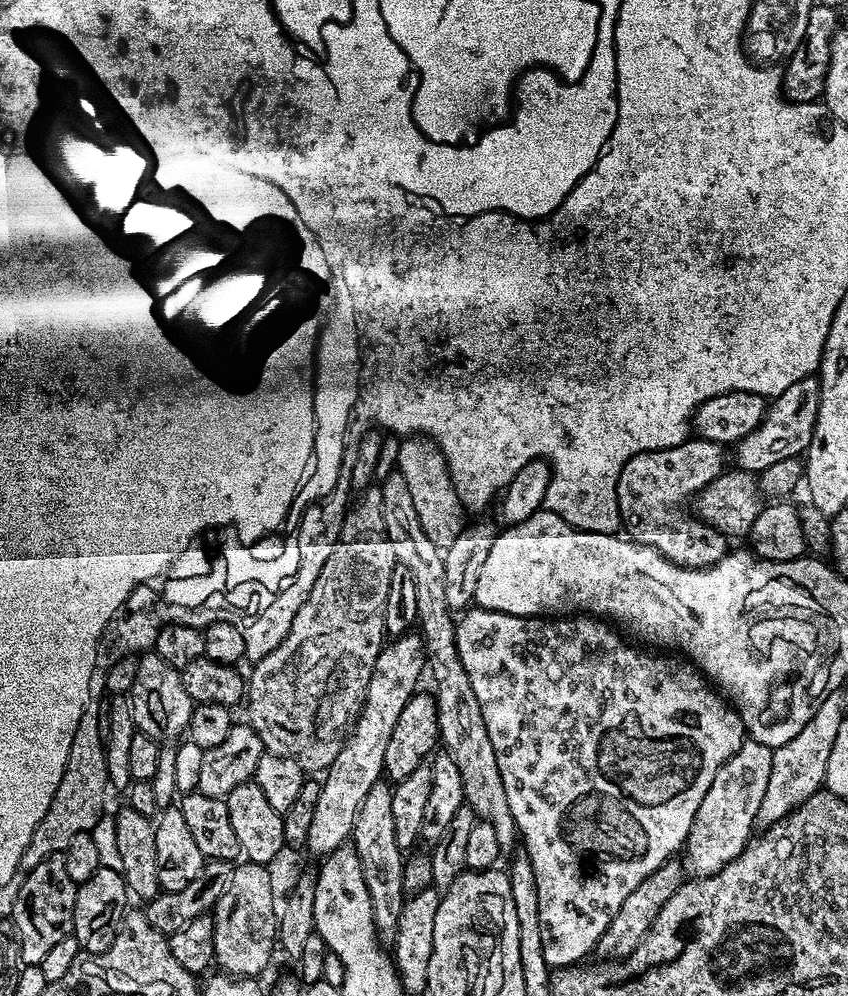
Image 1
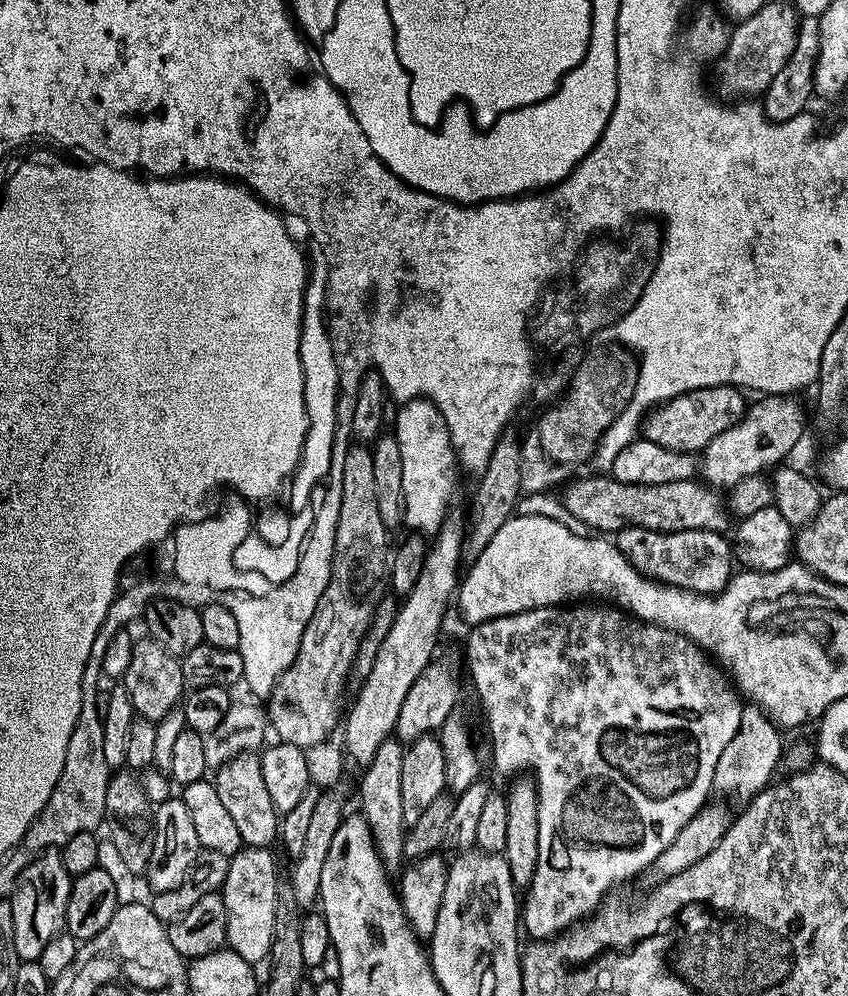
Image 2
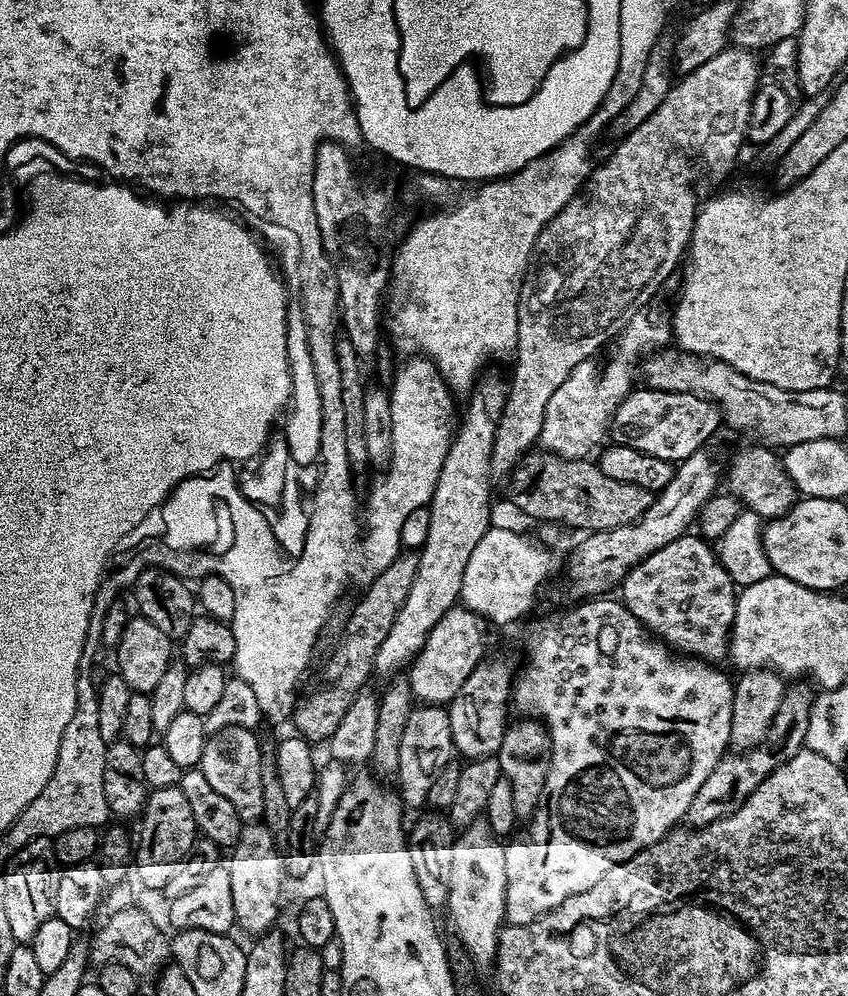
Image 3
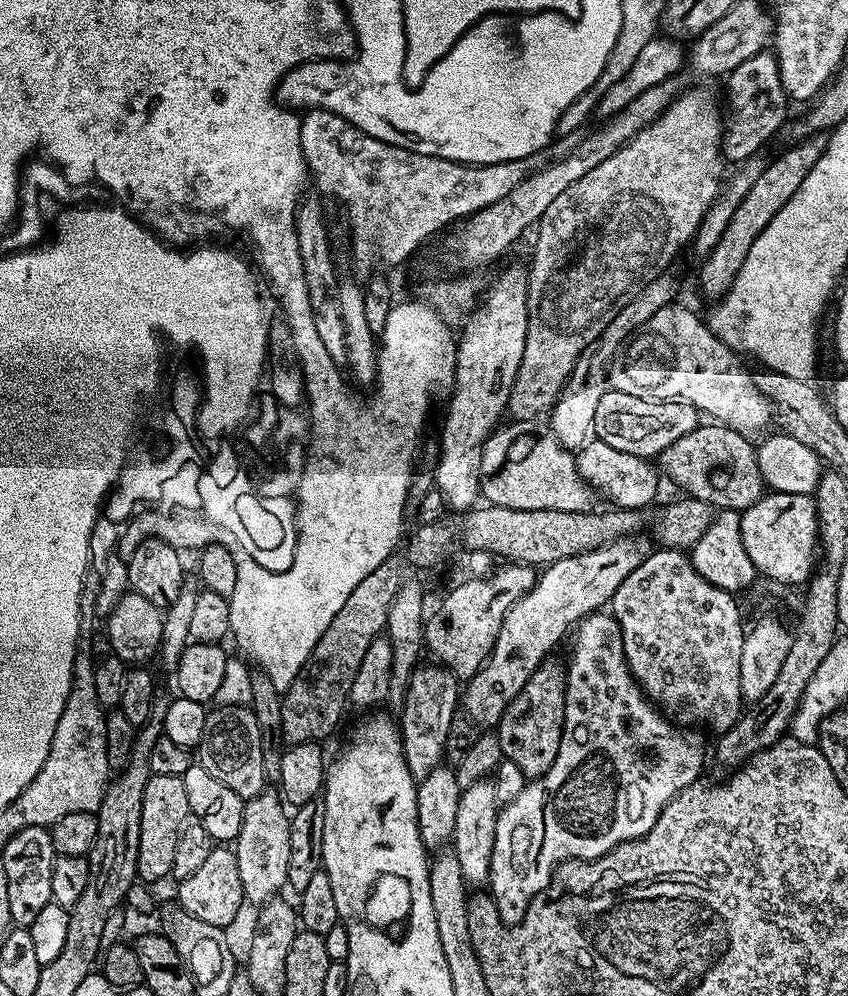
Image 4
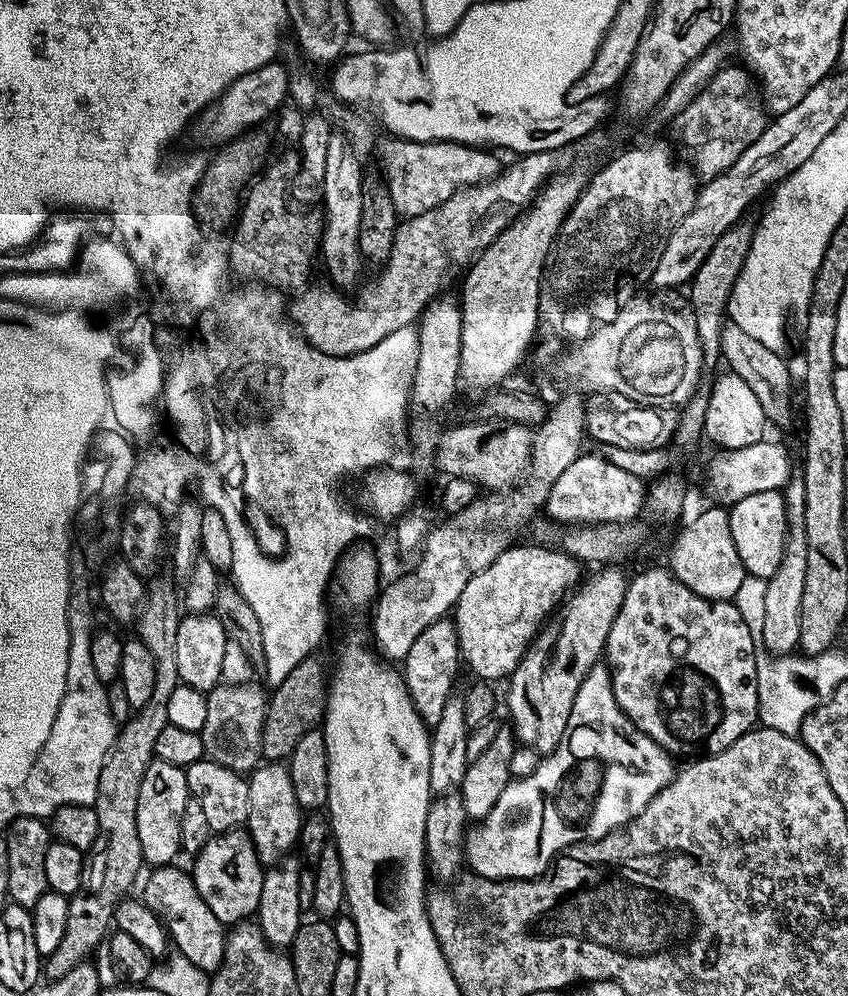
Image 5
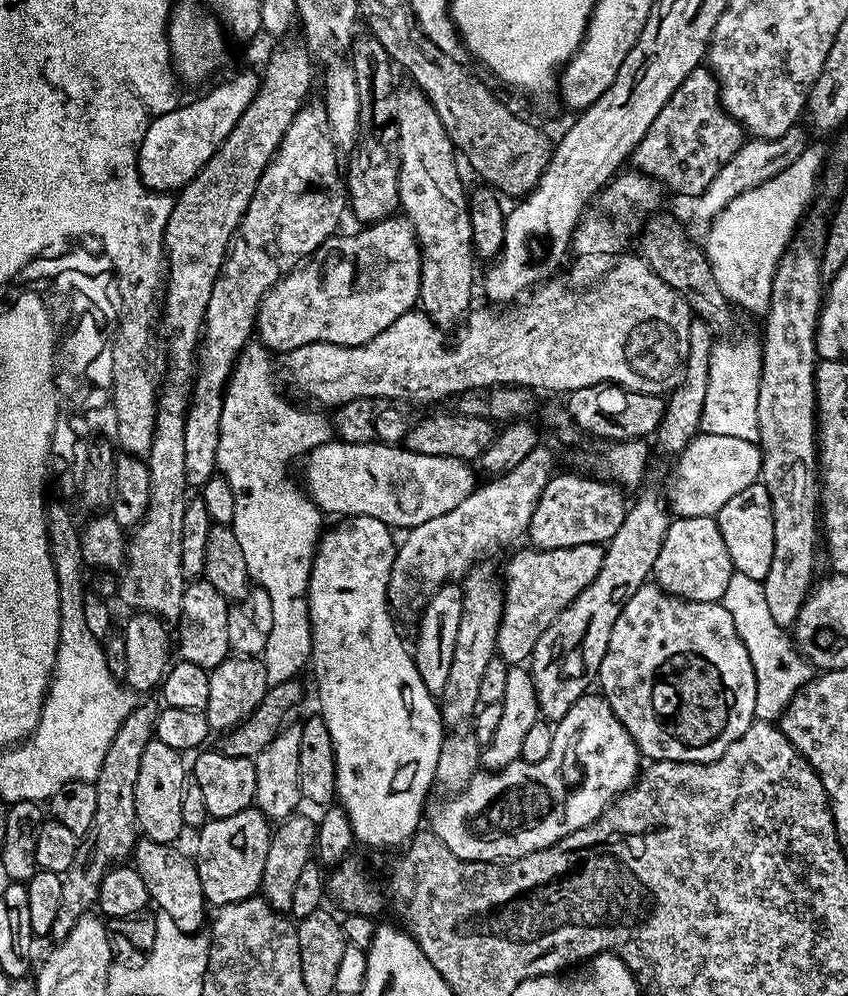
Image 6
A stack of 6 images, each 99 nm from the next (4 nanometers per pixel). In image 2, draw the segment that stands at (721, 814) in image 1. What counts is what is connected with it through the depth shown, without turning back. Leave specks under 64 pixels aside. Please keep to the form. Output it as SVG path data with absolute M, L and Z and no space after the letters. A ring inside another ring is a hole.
M755 706L741 707L738 730L734 738L730 738L726 750L722 750L721 756L718 757L718 766L714 766L712 792L728 802L747 802L755 798L759 792L763 792L773 783L772 775L776 772L776 764L778 768L782 760L780 736L781 729L773 724L768 713Z

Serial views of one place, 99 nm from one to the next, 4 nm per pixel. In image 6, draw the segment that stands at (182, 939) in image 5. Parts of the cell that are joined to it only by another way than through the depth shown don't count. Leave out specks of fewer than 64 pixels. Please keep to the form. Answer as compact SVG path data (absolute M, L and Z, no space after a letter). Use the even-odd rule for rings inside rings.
M137 839L134 849L134 866L146 882L149 901L160 907L159 911L168 916L178 926L178 930L199 933L205 927L204 908L206 901L202 890L202 878L198 878L195 859L191 855L183 856L179 847L171 844L159 844L153 840Z

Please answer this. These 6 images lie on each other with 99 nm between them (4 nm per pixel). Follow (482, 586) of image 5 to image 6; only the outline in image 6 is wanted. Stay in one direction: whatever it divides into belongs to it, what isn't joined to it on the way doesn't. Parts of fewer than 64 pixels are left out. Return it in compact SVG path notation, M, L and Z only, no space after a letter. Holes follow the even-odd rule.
M600 544L576 545L569 548L545 548L528 546L508 564L502 575L504 593L504 614L500 619L500 629L496 639L498 656L509 666L520 666L531 657L538 638L550 626L550 622L602 570L604 548Z

